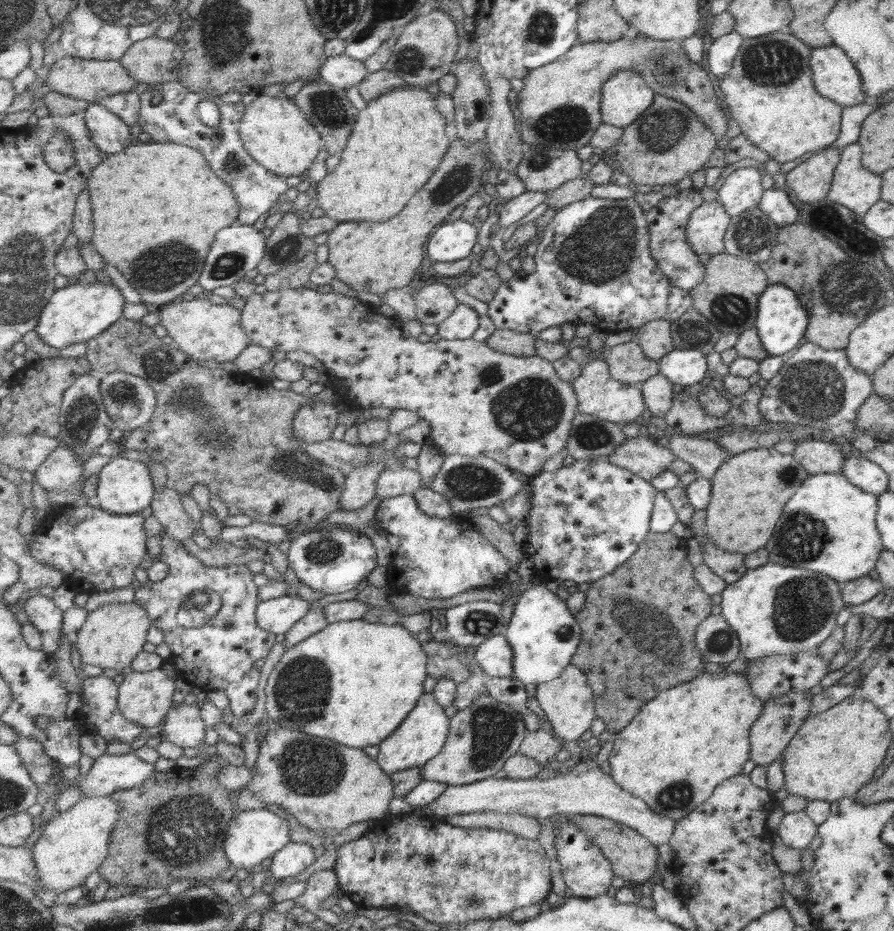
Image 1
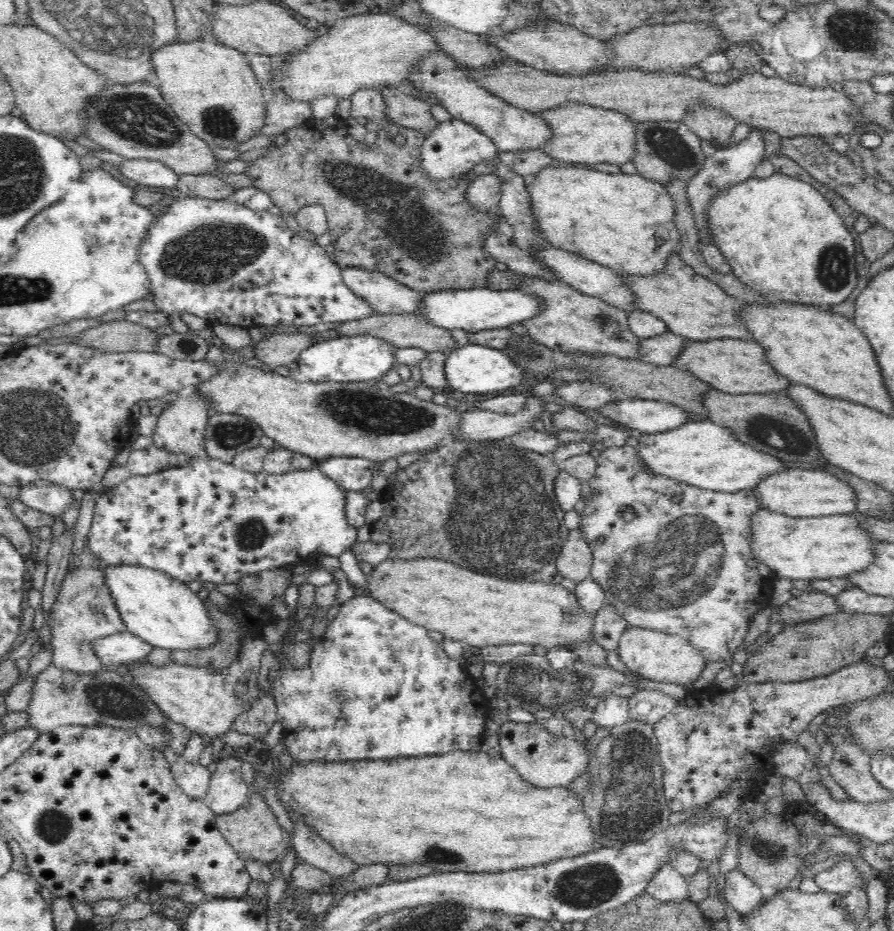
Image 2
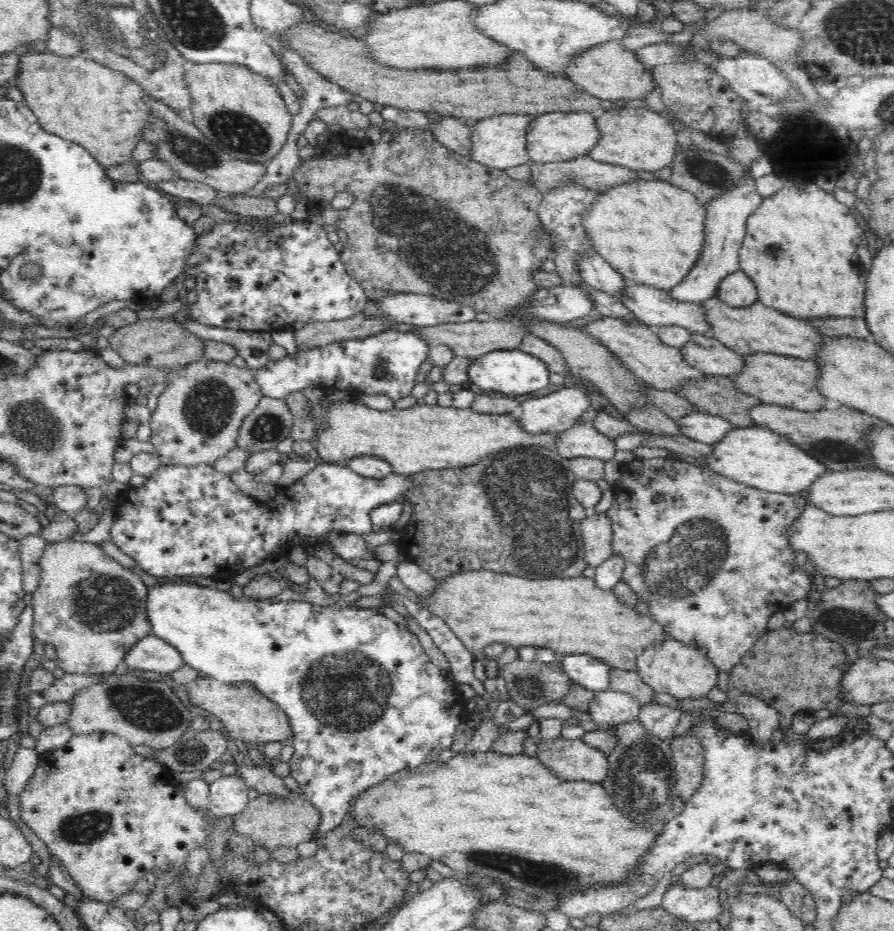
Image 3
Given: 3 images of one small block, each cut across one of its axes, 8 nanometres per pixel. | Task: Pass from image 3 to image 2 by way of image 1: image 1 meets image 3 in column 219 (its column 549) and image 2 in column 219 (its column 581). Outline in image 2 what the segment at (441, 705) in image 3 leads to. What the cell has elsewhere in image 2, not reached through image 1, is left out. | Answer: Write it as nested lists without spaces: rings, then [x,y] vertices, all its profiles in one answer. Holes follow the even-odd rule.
[[[111,565],[105,569],[107,585],[111,587],[111,595],[119,607],[120,614],[126,623],[127,632],[138,636],[146,643],[162,649],[182,650],[211,650],[220,645],[220,626],[212,619],[210,610],[207,609],[205,599],[200,600],[195,592],[192,592],[186,583],[172,578],[172,576],[158,573],[154,569],[146,569],[144,566]]]

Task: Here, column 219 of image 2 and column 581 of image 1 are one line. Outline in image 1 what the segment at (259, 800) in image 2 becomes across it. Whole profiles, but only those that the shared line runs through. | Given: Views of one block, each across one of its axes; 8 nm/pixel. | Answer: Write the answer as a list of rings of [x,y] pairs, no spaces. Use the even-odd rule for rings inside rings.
[[[573,815],[571,819],[585,833],[589,833],[591,837],[595,837],[595,843],[603,849],[607,858],[611,859],[615,876],[640,885],[642,882],[647,882],[657,872],[657,866],[659,866],[659,848],[638,830],[604,816]]]

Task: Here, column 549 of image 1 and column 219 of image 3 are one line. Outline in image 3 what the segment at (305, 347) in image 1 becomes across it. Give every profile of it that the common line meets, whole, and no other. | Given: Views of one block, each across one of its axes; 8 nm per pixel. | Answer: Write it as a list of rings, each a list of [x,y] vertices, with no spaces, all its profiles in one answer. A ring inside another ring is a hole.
[[[205,359],[170,369],[164,384],[165,389],[157,398],[157,407],[151,412],[149,422],[152,433],[151,443],[158,450],[162,465],[214,466],[214,462],[236,448],[244,418],[258,406],[263,390],[257,381],[257,368],[238,368],[230,362]]]

